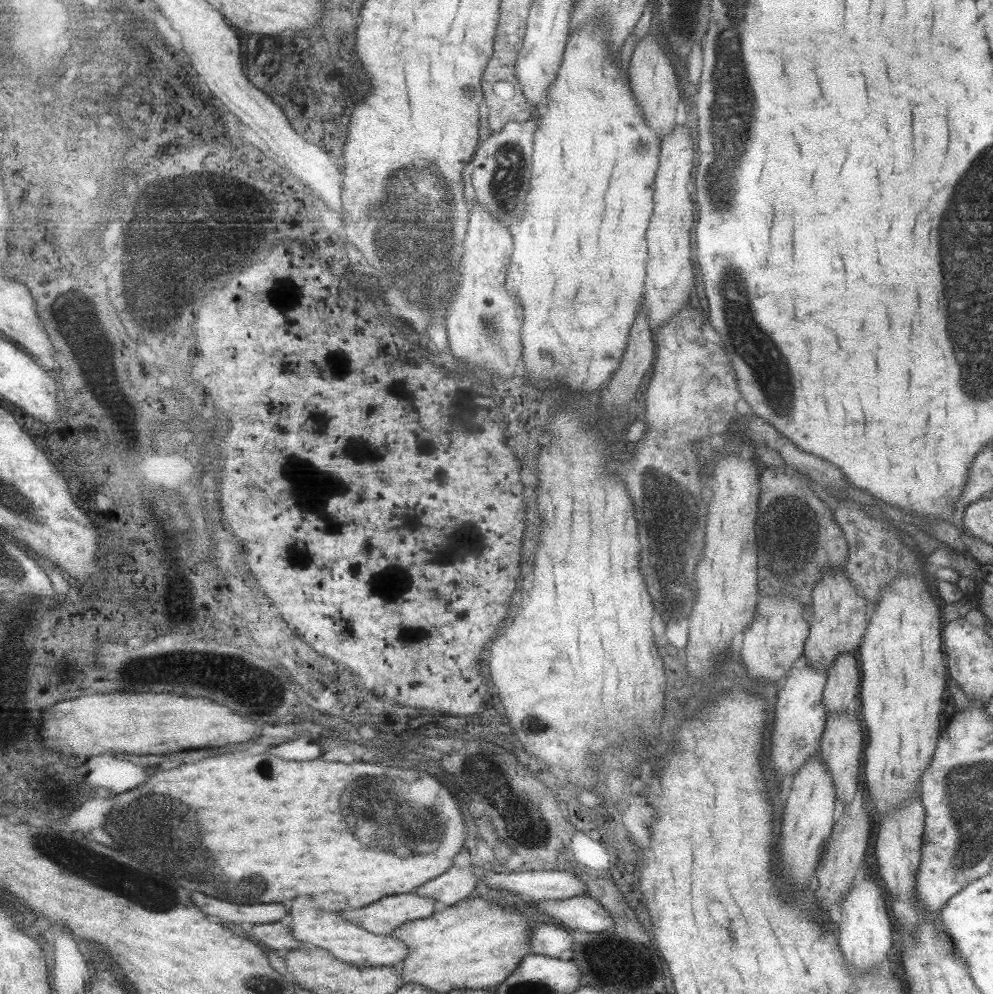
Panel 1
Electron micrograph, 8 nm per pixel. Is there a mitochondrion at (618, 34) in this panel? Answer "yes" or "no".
no

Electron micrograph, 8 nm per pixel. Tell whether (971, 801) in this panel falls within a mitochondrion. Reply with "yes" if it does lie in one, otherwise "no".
yes

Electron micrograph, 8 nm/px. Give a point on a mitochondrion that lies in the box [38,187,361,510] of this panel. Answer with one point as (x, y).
(200, 265)

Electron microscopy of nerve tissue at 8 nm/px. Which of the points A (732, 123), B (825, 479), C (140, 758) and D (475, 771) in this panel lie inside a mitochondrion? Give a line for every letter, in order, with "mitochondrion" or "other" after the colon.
A: mitochondrion
B: other
C: other
D: mitochondrion

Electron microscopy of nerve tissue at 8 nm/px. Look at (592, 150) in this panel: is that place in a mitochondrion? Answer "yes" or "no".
no

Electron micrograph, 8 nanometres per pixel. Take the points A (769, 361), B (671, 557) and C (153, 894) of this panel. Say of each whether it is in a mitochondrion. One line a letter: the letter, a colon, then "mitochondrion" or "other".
A: mitochondrion
B: mitochondrion
C: mitochondrion

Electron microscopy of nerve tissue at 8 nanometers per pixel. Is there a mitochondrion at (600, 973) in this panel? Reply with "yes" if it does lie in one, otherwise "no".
no

